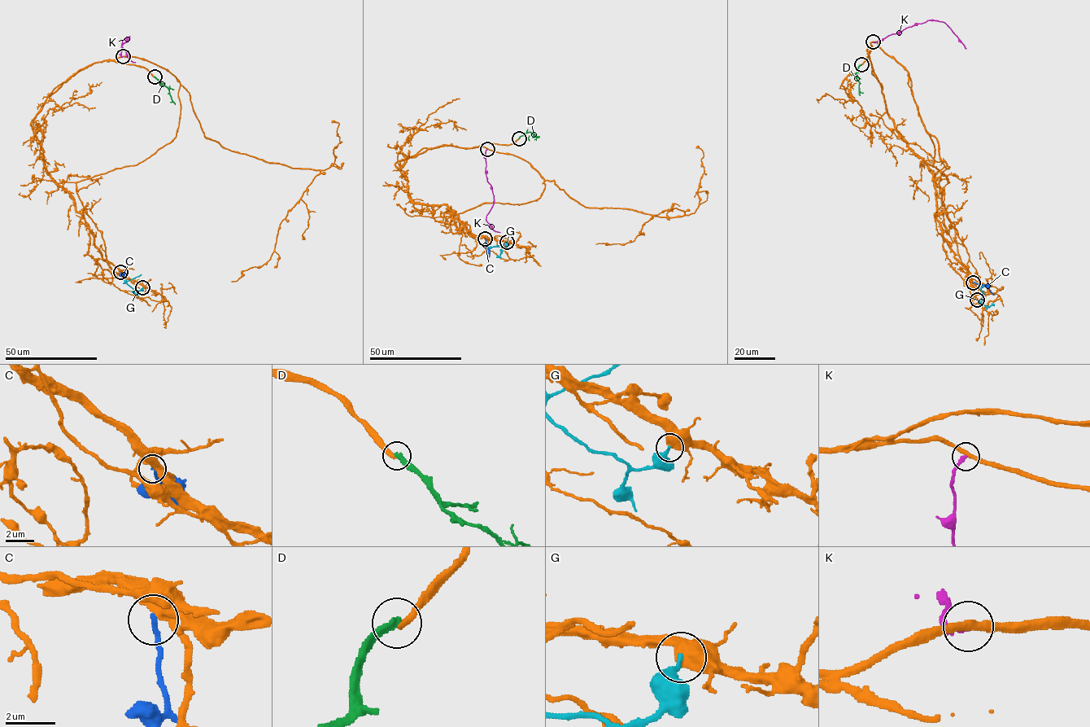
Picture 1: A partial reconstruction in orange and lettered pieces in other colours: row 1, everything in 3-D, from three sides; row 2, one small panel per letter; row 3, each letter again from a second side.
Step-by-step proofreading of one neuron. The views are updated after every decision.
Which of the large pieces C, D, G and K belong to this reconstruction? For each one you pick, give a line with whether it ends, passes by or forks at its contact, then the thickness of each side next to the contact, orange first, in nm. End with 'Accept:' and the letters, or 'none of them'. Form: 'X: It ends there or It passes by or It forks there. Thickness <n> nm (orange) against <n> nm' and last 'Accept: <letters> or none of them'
Accept: none of them

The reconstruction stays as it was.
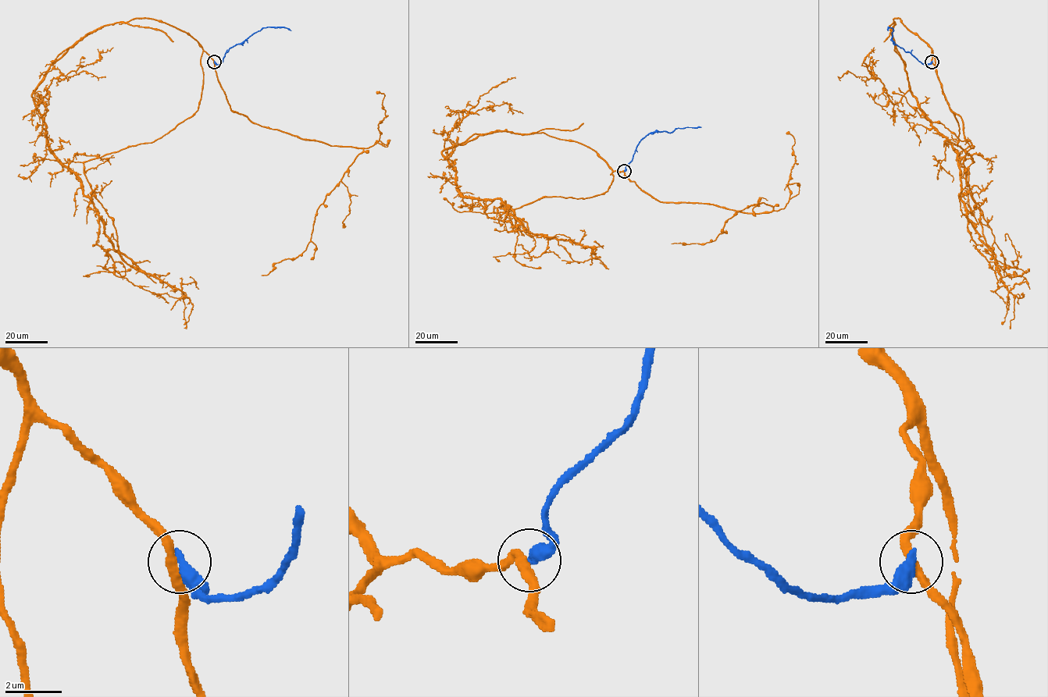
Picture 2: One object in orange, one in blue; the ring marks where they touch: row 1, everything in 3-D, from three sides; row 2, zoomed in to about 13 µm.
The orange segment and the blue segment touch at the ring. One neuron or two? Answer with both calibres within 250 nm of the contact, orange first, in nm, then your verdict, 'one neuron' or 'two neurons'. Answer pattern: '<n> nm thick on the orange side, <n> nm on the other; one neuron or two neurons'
300 nm thick on the orange side, 440 nm on the other; two neurons

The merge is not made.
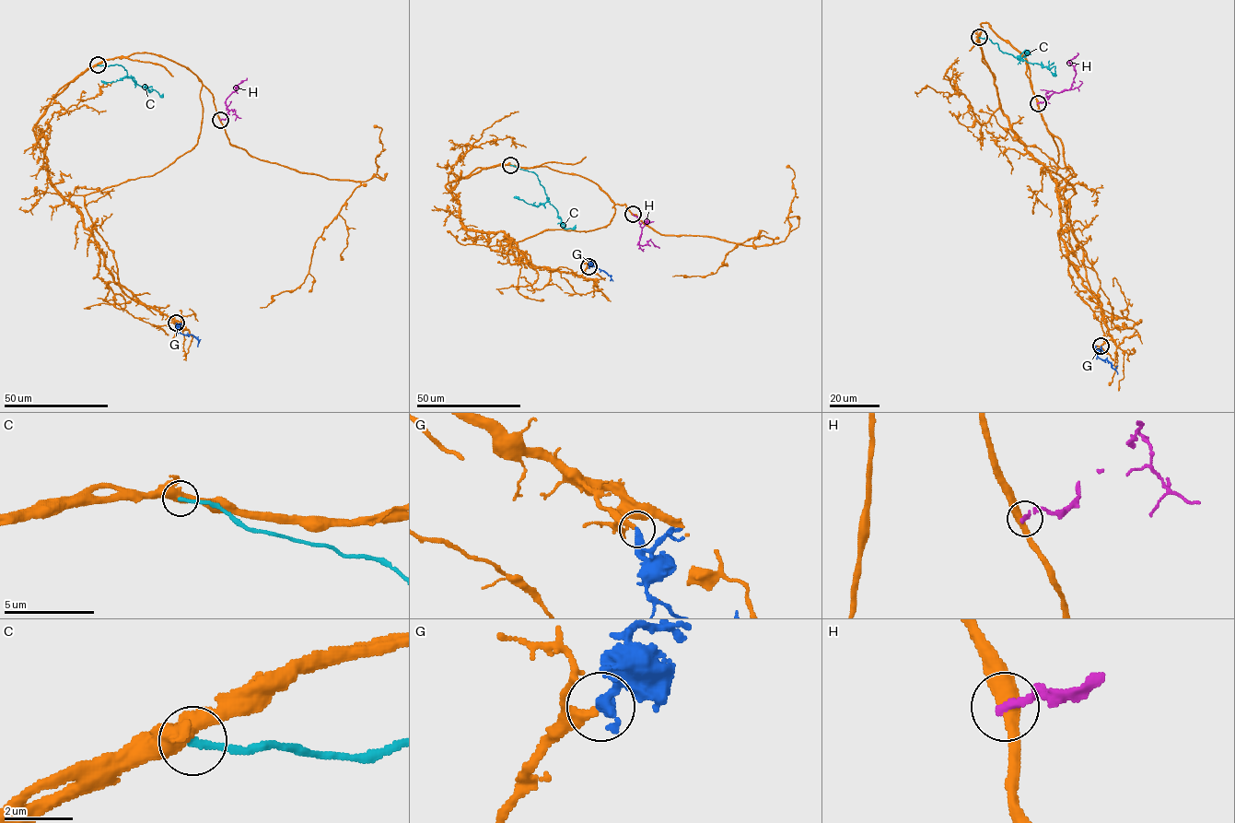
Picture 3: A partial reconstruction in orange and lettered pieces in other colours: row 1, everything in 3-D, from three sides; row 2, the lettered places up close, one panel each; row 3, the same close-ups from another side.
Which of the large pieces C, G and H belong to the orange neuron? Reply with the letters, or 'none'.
G

